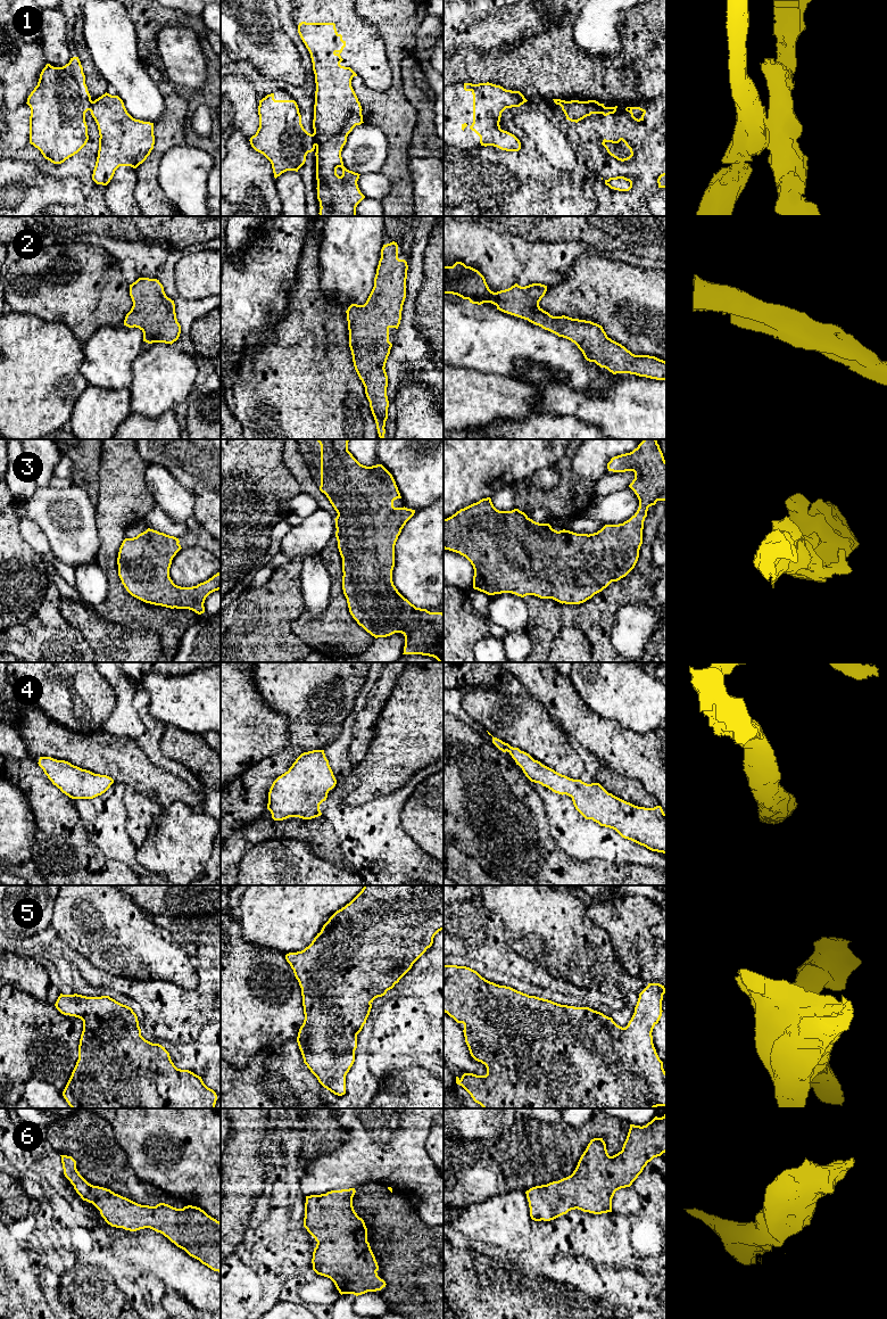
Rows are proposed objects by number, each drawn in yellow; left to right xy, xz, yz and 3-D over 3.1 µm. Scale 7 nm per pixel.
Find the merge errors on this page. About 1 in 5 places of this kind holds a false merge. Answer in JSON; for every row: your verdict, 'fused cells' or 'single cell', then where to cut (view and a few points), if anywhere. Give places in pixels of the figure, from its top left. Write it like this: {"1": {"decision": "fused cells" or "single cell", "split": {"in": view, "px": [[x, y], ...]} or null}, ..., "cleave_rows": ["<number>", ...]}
{"1": {"decision": "fused cells", "split": {"in": "xz", "px": [[313, 133], [315, 145]]}}, "2": {"decision": "single cell", "split": null}, "3": {"decision": "single cell", "split": null}, "4": {"decision": "single cell", "split": null}, "5": {"decision": "single cell", "split": null}, "6": {"decision": "single cell", "split": null}, "cleave_rows": ["1"]}

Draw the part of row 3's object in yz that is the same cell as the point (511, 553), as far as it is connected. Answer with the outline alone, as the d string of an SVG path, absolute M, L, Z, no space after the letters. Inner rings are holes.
M644 439L632 452L612 457L607 469L613 472L635 472L635 479L629 487L637 495L639 508L623 524L605 525L597 533L589 535L565 529L557 531L549 524L533 521L519 509L499 511L494 506L491 498L487 497L444 519L444 549L459 553L471 562L474 569L473 588L488 595L512 593L521 597L534 595L553 599L562 604L583 603L612 582L625 577L635 568L643 544L644 521L648 508L657 501L666 502L666 461L656 439Z

